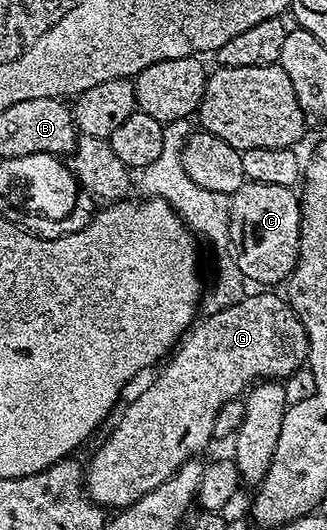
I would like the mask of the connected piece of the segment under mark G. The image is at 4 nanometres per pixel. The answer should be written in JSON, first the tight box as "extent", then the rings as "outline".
{"extent":[83,293,309,508],"outline":[[[246,293],[237,304],[210,313],[205,319],[202,317],[177,343],[171,357],[160,367],[161,375],[150,381],[143,396],[121,410],[117,427],[94,452],[89,466],[87,462],[84,467],[83,485],[89,501],[102,508],[124,508],[135,504],[135,500],[151,492],[151,488],[159,488],[159,484],[176,474],[180,466],[194,461],[195,456],[200,455],[197,453],[208,442],[214,441],[215,416],[219,416],[219,408],[223,408],[225,402],[241,398],[247,388],[258,382],[289,378],[291,372],[306,365],[309,341],[299,316],[280,293],[261,293],[265,294]]]}

